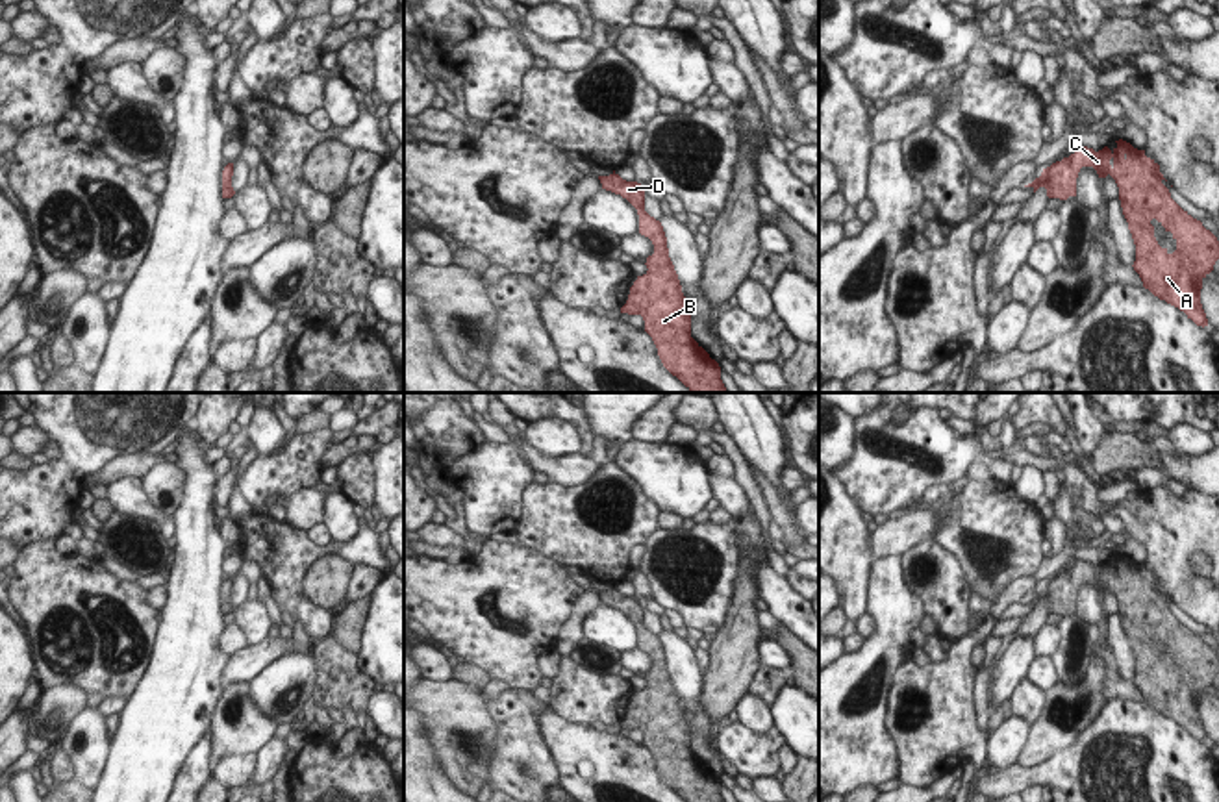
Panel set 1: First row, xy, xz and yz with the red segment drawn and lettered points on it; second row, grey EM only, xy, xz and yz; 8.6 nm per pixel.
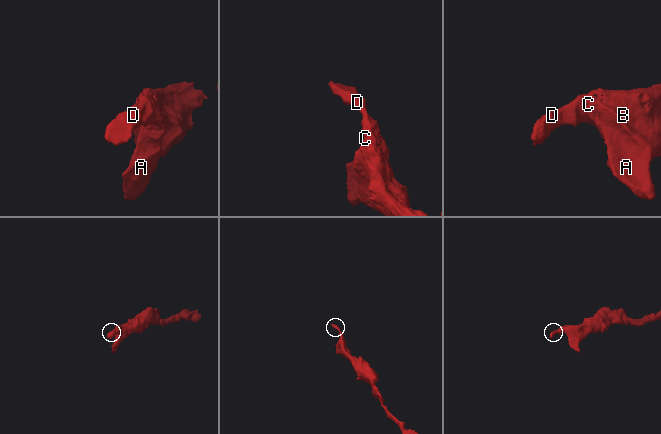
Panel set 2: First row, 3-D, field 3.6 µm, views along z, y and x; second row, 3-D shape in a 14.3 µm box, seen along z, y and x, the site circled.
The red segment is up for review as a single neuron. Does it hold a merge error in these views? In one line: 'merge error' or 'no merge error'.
no merge error

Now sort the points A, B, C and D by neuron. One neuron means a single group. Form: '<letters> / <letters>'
A B C D

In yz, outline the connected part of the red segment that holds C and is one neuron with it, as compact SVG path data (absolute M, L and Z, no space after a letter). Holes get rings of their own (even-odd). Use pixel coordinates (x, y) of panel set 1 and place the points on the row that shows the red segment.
M1123 139L1115 143L1113 150L1104 146L1099 152L1078 144L1069 157L1043 169L1041 176L1024 187L1032 187L1034 193L1045 187L1049 198L1067 200L1076 196L1076 178L1082 167L1093 167L1099 178L1110 174L1119 187L1123 215L1136 244L1132 267L1143 287L1204 328L1208 319L1200 304L1200 289L1219 259L1219 241L1171 198L1162 183L1165 178L1160 165L1147 157L1145 150ZM1152 219L1173 233L1176 241L1173 254L1158 244Z

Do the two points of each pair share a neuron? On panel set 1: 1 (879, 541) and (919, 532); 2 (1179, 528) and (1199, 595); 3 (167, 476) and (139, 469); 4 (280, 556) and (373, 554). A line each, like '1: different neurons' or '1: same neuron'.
1: same neuron
2: same neuron
3: different neurons
4: same neuron

